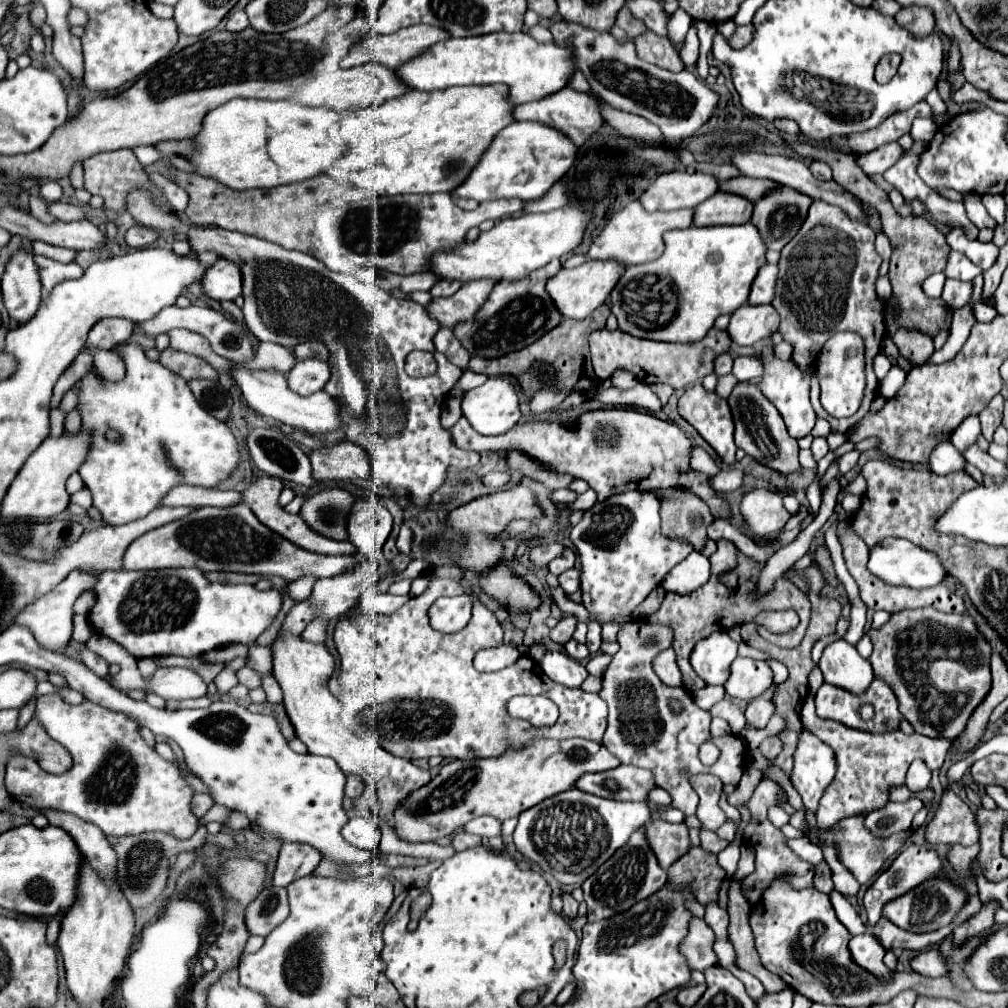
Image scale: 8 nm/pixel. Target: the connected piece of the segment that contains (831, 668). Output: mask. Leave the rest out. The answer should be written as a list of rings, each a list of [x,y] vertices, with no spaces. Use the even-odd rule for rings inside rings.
[[[838,639],[824,649],[820,669],[826,683],[838,685],[852,693],[866,691],[874,679],[872,665],[860,657],[854,645],[848,645],[844,639]]]

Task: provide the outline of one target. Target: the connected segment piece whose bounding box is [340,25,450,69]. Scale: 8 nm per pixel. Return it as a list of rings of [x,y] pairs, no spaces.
[[[412,25],[412,27],[406,27],[406,29],[400,29],[392,35],[378,35],[378,33],[372,33],[368,37],[364,37],[360,43],[356,43],[350,53],[340,61],[340,67],[348,69],[348,67],[356,67],[356,65],[364,65],[368,61],[376,61],[376,63],[382,63],[382,65],[388,65],[390,69],[398,69],[400,65],[404,65],[406,61],[414,59],[414,55],[418,53],[424,53],[428,47],[432,47],[434,43],[438,41],[446,41],[450,37],[448,31],[440,29],[440,27],[432,27],[432,25]]]

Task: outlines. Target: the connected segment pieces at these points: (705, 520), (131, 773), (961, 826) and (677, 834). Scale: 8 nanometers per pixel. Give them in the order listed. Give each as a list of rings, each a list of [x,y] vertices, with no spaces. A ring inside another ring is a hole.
[[[660,489],[654,493],[662,501],[662,531],[688,539],[700,551],[706,541],[706,527],[714,521],[708,505],[684,489]]]
[[[40,695],[36,699],[34,717],[50,737],[64,743],[64,747],[72,753],[74,765],[62,775],[50,775],[32,757],[24,757],[18,753],[12,755],[6,767],[6,789],[10,795],[26,795],[14,797],[16,801],[38,809],[58,809],[72,813],[82,821],[94,823],[106,835],[114,837],[138,835],[144,831],[166,831],[178,839],[188,839],[194,835],[194,831],[198,829],[198,817],[190,811],[194,789],[184,781],[180,769],[172,761],[160,757],[156,749],[140,737],[140,725],[136,721],[130,721],[126,713],[114,713],[112,709],[104,709],[92,701],[68,705],[58,695]]]
[[[944,789],[936,817],[926,827],[930,843],[971,846],[978,843],[978,827],[970,807],[950,789]]]
[[[652,821],[648,825],[648,841],[652,851],[658,857],[658,863],[668,869],[680,855],[688,853],[690,837],[686,823],[666,823],[666,821]]]

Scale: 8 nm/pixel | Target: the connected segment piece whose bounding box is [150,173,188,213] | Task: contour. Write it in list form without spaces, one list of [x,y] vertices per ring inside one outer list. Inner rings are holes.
[[[152,173],[150,179],[164,191],[166,199],[170,201],[170,205],[172,205],[172,209],[174,209],[176,213],[182,213],[182,211],[186,209],[186,205],[188,205],[188,193],[186,193],[184,189],[180,189],[176,183],[164,179],[164,177],[158,175],[158,173]]]

